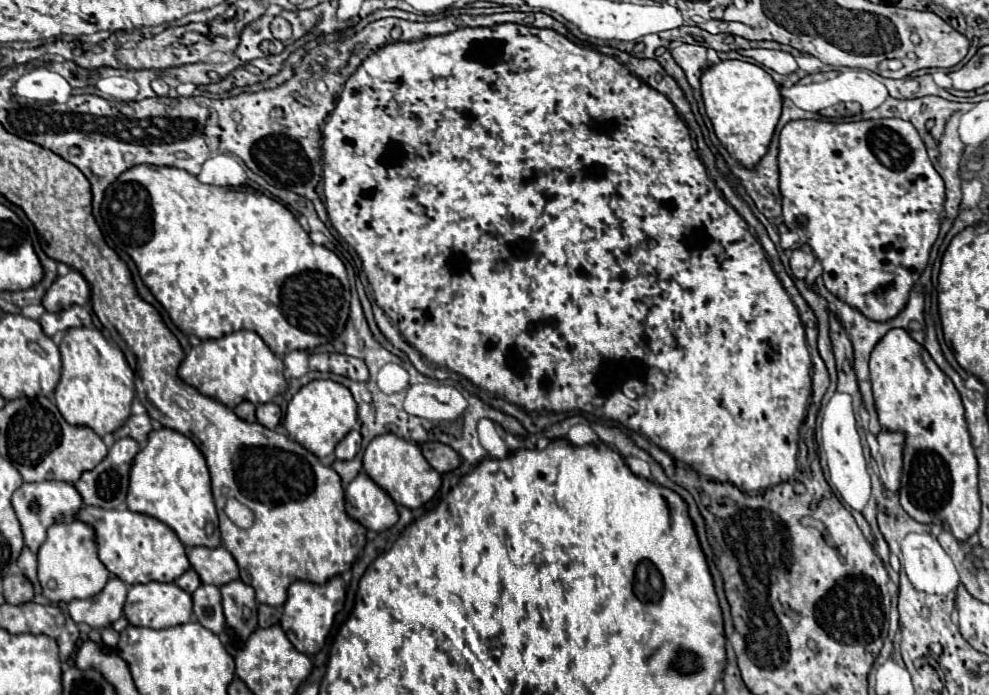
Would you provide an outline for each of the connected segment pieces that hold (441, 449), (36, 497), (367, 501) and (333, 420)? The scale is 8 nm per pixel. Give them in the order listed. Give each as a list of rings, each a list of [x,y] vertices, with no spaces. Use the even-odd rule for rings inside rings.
[[[439,442],[423,444],[423,456],[439,474],[447,474],[447,472],[459,468],[459,464],[461,464],[459,454],[451,446],[445,446]]]
[[[39,482],[39,484],[21,484],[21,488],[15,490],[13,494],[13,500],[11,500],[13,508],[15,508],[15,514],[21,522],[21,532],[23,532],[23,538],[25,538],[25,546],[37,554],[39,546],[45,542],[45,532],[49,526],[53,526],[55,522],[67,522],[71,524],[77,516],[77,512],[81,510],[83,506],[83,498],[81,494],[77,492],[77,488],[69,482]]]
[[[365,472],[345,488],[345,510],[353,520],[375,532],[385,532],[399,520],[397,504]]]
[[[311,380],[289,402],[283,424],[289,436],[295,438],[303,448],[311,450],[319,458],[325,458],[333,454],[337,442],[341,442],[357,424],[357,402],[343,384],[333,380]]]

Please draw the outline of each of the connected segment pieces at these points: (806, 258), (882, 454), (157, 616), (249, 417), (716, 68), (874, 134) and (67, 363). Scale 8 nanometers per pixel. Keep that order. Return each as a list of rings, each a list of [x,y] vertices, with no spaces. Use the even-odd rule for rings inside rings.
[[[793,250],[791,260],[789,260],[793,276],[795,276],[797,280],[805,280],[807,272],[813,268],[813,262],[815,262],[815,258],[813,258],[811,254],[805,254],[803,250]]]
[[[881,432],[877,436],[877,442],[879,442],[879,452],[875,456],[875,462],[879,466],[879,478],[887,492],[897,492],[899,476],[903,468],[903,460],[901,460],[903,436]]]
[[[137,584],[129,588],[125,616],[133,626],[179,626],[193,616],[193,598],[177,584]]]
[[[241,402],[235,410],[233,410],[241,420],[245,422],[253,422],[255,420],[255,406],[251,402]]]
[[[723,60],[703,72],[701,92],[707,116],[719,142],[741,166],[755,168],[763,154],[767,154],[781,116],[783,98],[775,80],[757,64],[743,60]]]
[[[881,118],[881,120],[861,120],[861,122],[823,122],[823,120],[795,120],[789,122],[779,136],[779,174],[781,174],[781,196],[783,196],[783,220],[785,226],[795,232],[801,240],[801,244],[809,244],[815,258],[823,266],[823,282],[825,288],[849,304],[851,308],[859,310],[865,318],[875,322],[887,322],[895,318],[909,300],[909,292],[913,284],[919,280],[921,272],[927,266],[931,246],[937,240],[939,234],[939,222],[945,202],[945,184],[943,178],[933,168],[925,144],[915,130],[911,122],[905,122],[901,118]]]
[[[71,328],[67,330],[67,334],[63,334],[59,352],[63,360],[63,370],[61,370],[61,380],[55,388],[55,404],[63,414],[63,418],[73,426],[87,426],[99,436],[119,430],[131,416],[131,402],[135,398],[135,384],[133,384],[135,376],[119,346],[107,342],[97,328]]]

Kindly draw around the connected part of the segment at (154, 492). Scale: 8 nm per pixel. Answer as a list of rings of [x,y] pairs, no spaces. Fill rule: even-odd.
[[[153,430],[147,444],[135,456],[131,466],[127,506],[131,512],[141,512],[167,524],[179,536],[185,548],[221,546],[221,534],[215,524],[217,512],[211,496],[211,478],[205,458],[191,438],[175,430]]]

